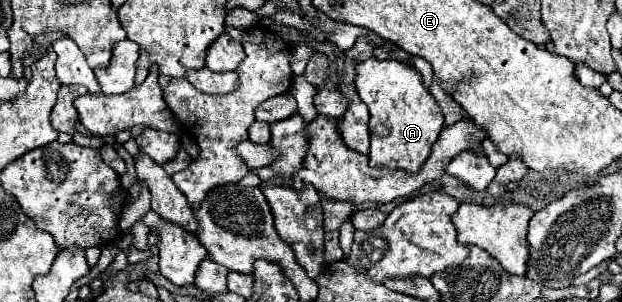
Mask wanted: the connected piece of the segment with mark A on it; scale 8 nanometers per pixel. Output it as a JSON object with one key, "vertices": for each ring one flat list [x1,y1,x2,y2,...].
{"vertices":[[369,58,357,64,355,86,371,114,369,166,417,174,443,130,443,112,435,98,425,90,421,74,397,60]]}

